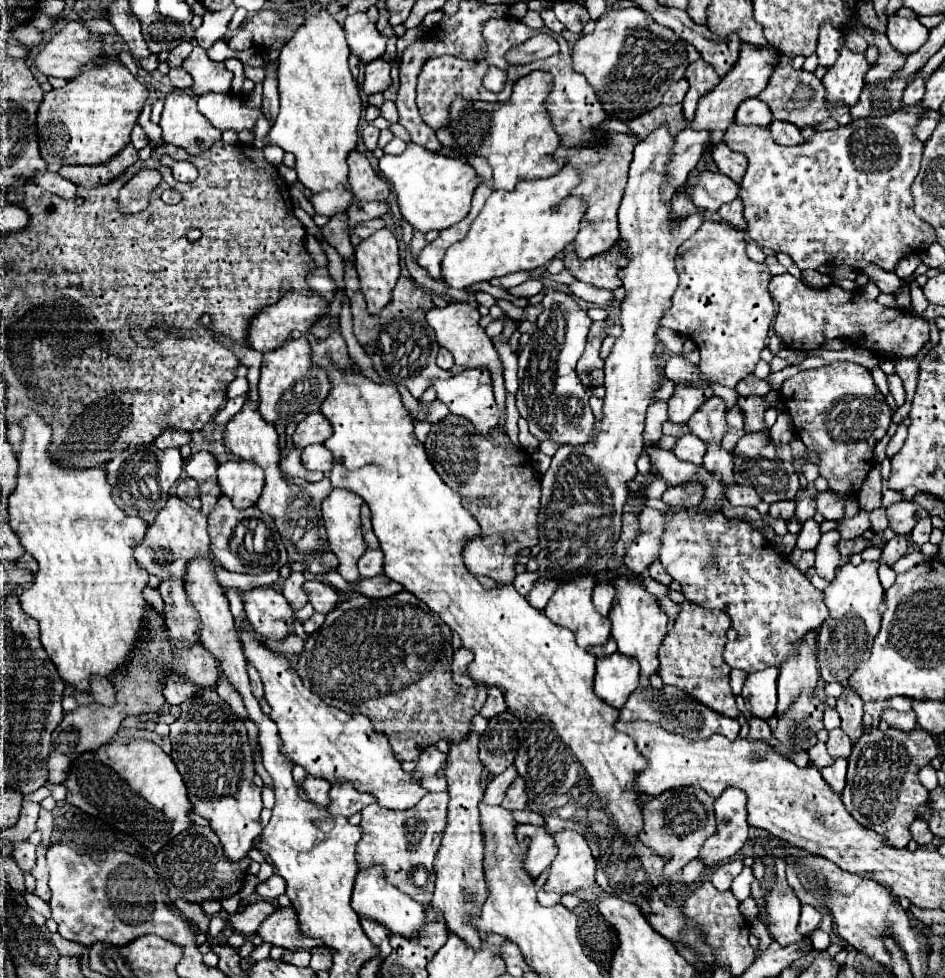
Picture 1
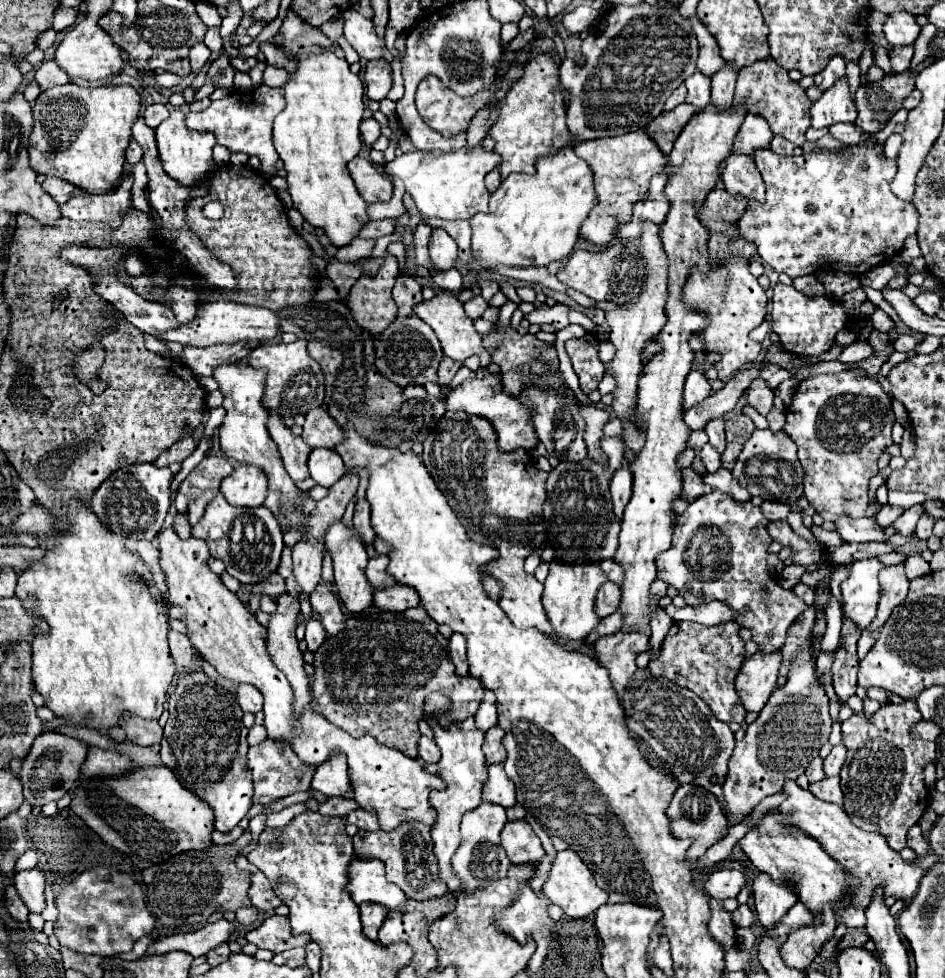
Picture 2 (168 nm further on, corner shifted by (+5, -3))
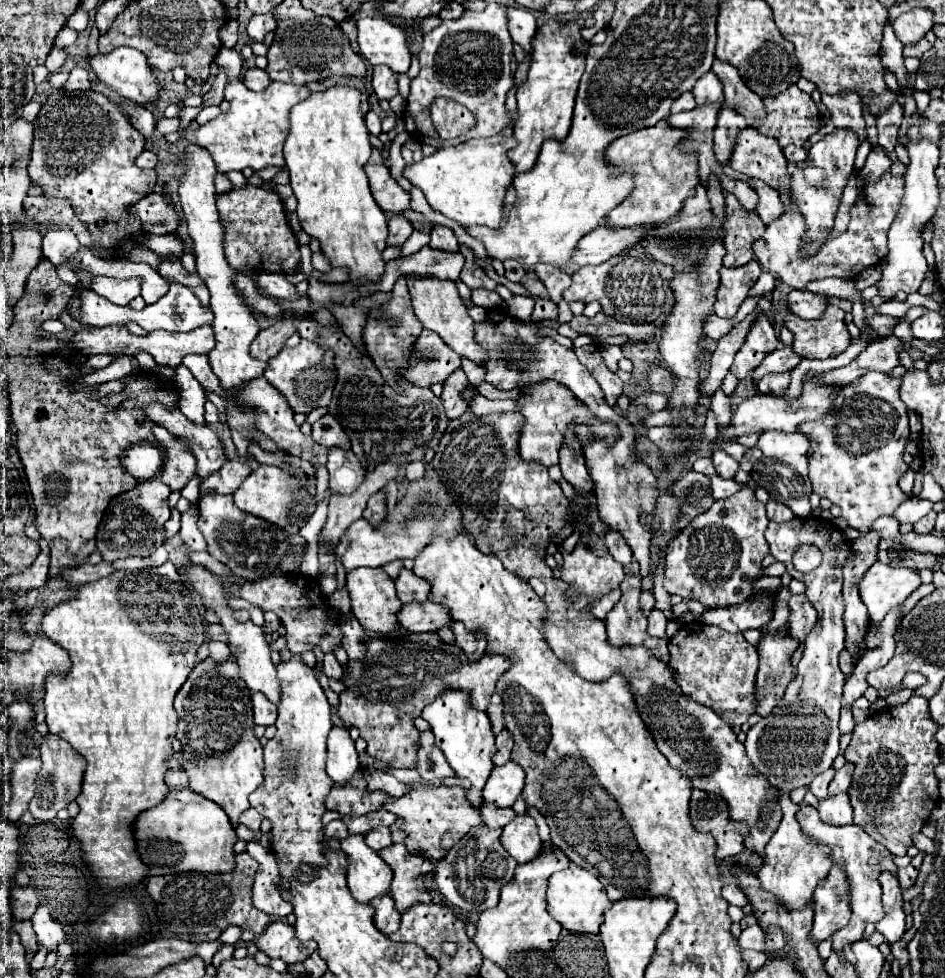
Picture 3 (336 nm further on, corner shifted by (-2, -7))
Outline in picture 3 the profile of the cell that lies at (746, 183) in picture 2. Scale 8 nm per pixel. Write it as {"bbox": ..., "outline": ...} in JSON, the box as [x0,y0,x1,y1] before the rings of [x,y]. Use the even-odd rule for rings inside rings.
{"bbox":[754,180,784,224],"outline":[[[754,180],[754,190],[760,196],[760,204],[758,204],[758,216],[764,224],[774,222],[776,218],[780,218],[784,214],[784,204],[778,196],[776,190],[768,188],[768,184]]]}

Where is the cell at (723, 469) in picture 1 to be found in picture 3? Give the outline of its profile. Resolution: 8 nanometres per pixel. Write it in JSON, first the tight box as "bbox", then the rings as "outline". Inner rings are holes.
{"bbox":[710,388,732,428],"outline":[[[720,388],[710,396],[710,410],[716,414],[720,428],[728,426],[728,420],[730,420],[730,416],[732,416],[730,398],[728,398]]]}

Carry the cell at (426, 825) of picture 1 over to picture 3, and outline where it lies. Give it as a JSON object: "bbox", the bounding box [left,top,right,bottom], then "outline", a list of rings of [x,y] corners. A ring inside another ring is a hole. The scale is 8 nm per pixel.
{"bbox":[380,844,436,914],"outline":[[[394,844],[392,848],[386,848],[384,852],[380,852],[380,858],[394,872],[390,894],[400,914],[408,912],[414,904],[432,902],[430,892],[436,888],[434,860],[408,852],[404,844]]]}

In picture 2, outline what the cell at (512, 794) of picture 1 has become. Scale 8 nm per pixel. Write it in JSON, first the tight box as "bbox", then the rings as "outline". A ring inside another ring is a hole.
{"bbox":[483,764,517,808],"outline":[[[501,764],[489,766],[489,780],[483,788],[483,800],[499,804],[503,808],[513,808],[517,804],[515,800],[515,786],[505,776],[505,770]]]}

